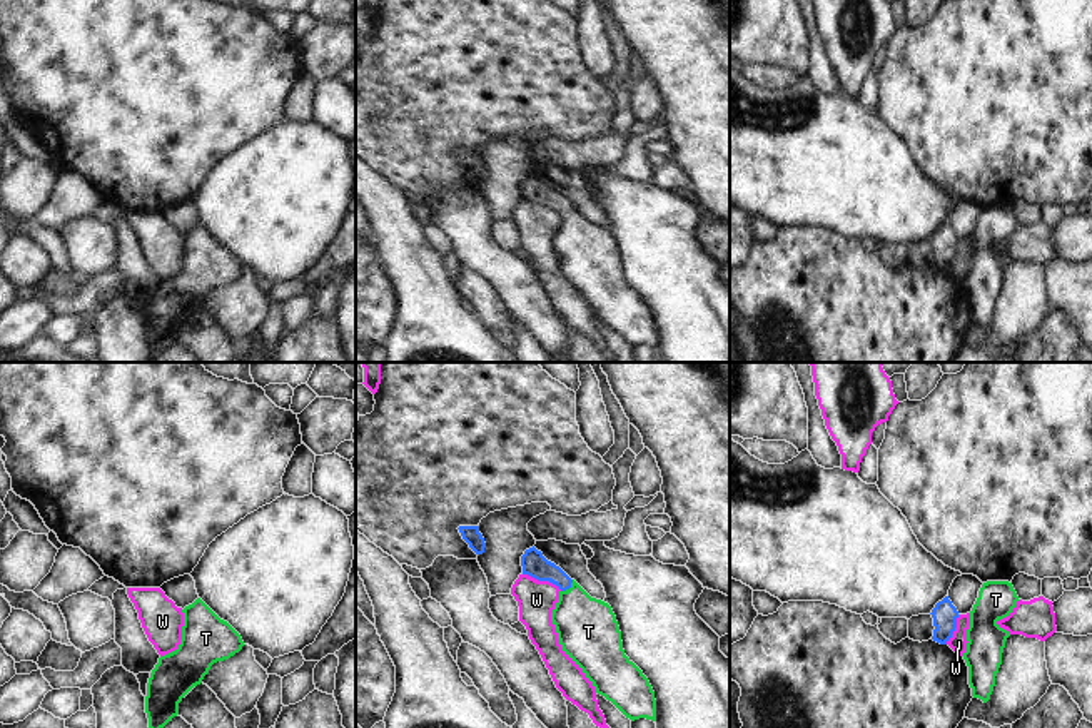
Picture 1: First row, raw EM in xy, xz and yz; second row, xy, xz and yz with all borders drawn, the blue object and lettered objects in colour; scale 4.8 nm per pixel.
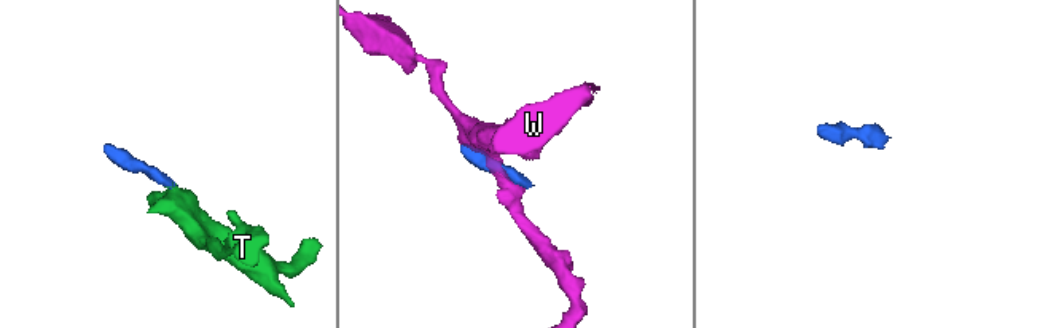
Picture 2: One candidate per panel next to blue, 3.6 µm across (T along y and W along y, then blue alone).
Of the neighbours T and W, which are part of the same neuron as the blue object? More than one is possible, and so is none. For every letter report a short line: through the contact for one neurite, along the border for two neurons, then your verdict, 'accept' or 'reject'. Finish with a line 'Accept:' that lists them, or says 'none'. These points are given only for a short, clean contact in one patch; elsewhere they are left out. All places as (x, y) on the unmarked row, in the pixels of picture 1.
T: xz (535, 191), (553, 199), (568, 214), (576, 242), (588, 257) | accept
W: reject
Accept: T

